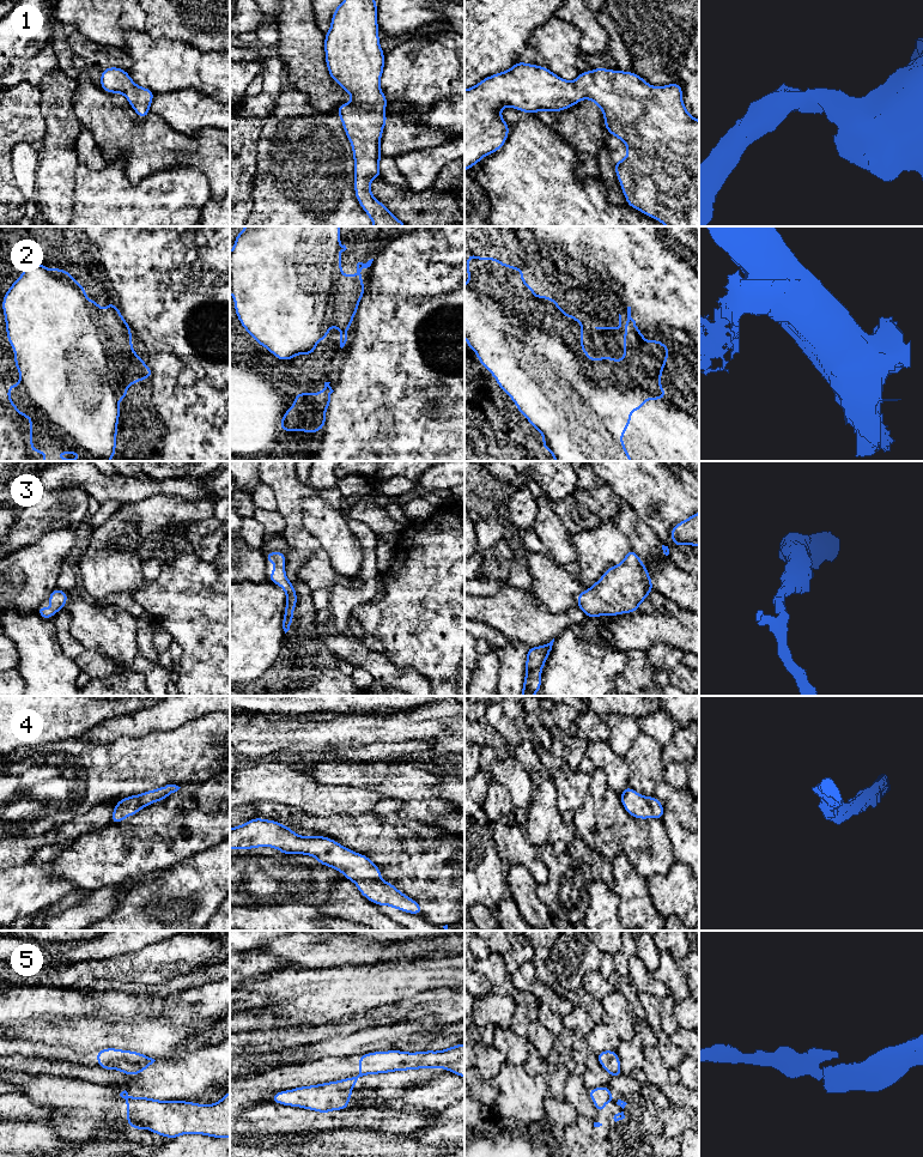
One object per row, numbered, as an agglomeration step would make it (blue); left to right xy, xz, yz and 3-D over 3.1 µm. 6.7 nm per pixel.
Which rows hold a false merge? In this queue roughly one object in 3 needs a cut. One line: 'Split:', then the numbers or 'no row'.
Split: 5

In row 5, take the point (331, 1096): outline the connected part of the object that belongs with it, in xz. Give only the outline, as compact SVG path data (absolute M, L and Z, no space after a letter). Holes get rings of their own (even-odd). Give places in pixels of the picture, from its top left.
M354 1076L342 1080L279 1091L272 1095L271 1102L322 1114L346 1109L350 1108L348 1101L352 1098L352 1088L362 1078L363 1076Z

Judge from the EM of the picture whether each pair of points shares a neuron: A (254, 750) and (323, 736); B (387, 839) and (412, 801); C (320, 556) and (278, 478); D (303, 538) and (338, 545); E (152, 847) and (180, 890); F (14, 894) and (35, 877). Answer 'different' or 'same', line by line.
A: same
B: different
C: different
D: different
E: different
F: same

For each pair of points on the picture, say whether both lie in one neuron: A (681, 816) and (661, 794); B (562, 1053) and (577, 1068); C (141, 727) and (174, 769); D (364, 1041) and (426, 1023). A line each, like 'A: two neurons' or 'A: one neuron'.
A: one neuron
B: one neuron
C: two neurons
D: one neuron

